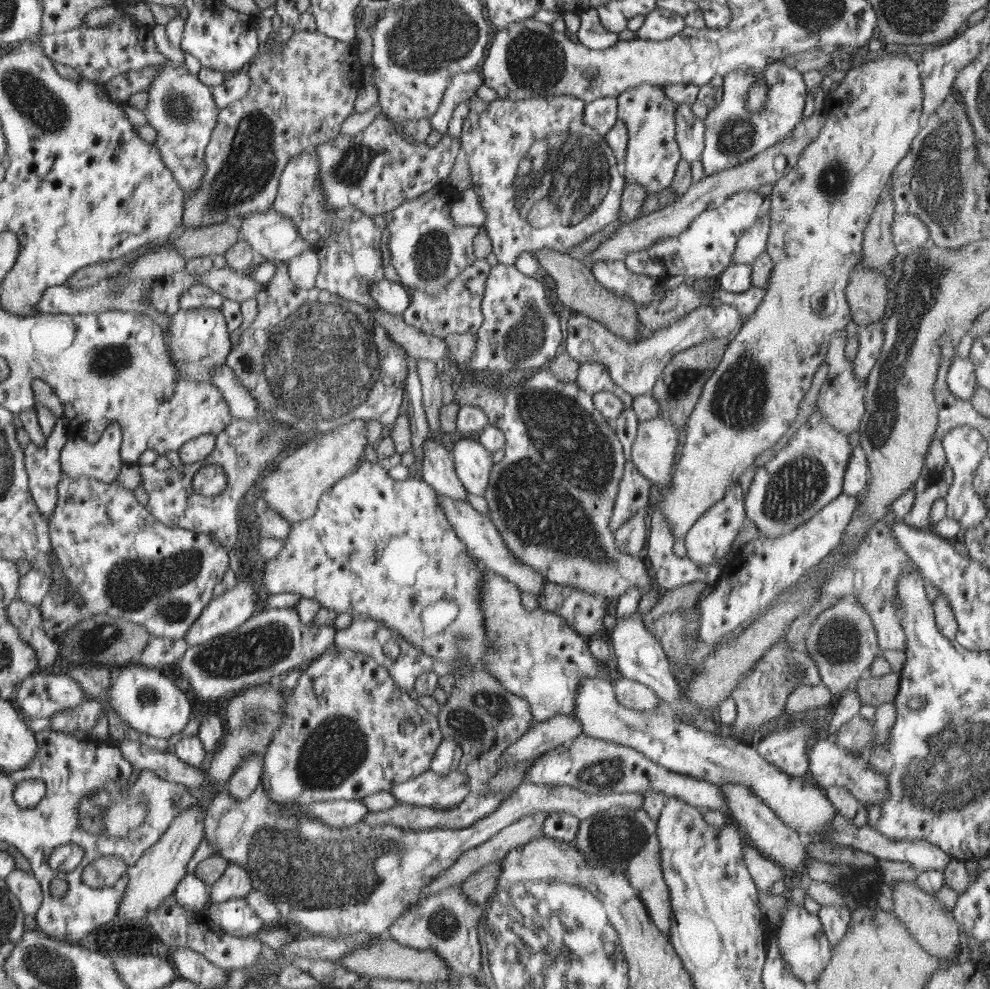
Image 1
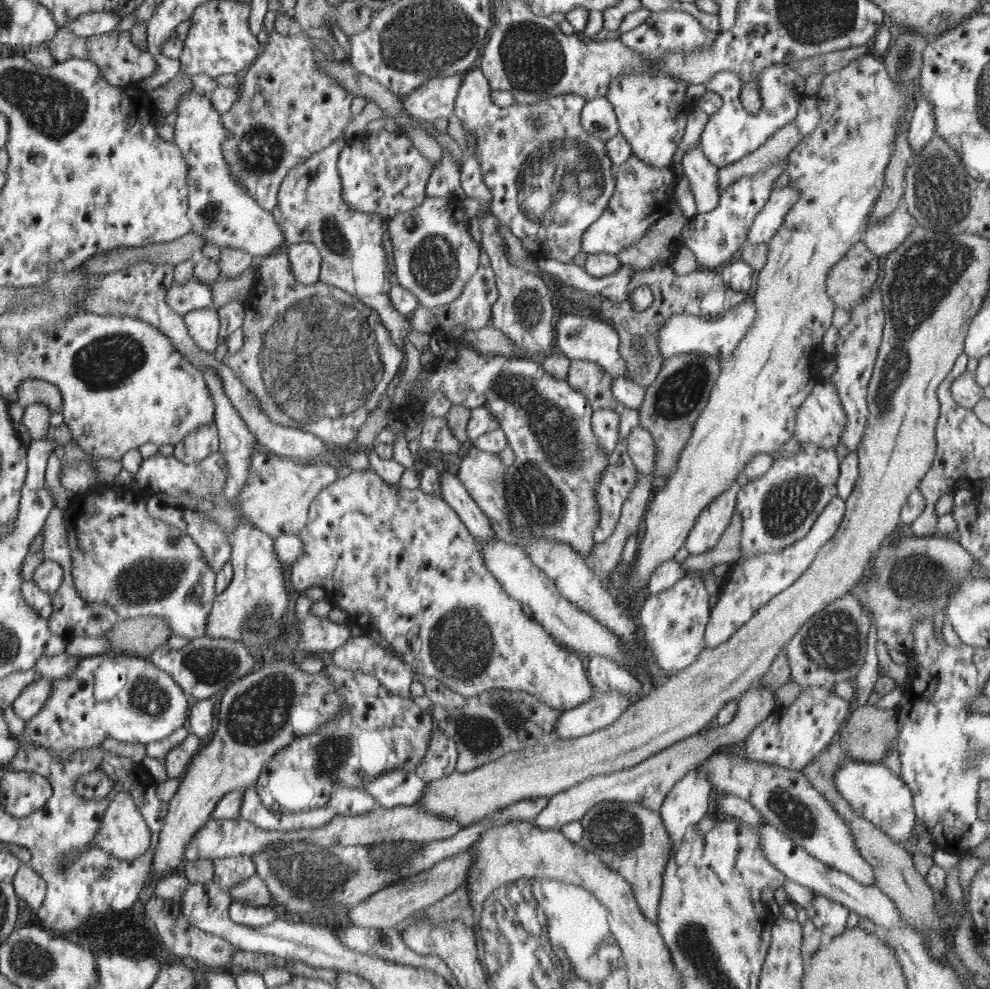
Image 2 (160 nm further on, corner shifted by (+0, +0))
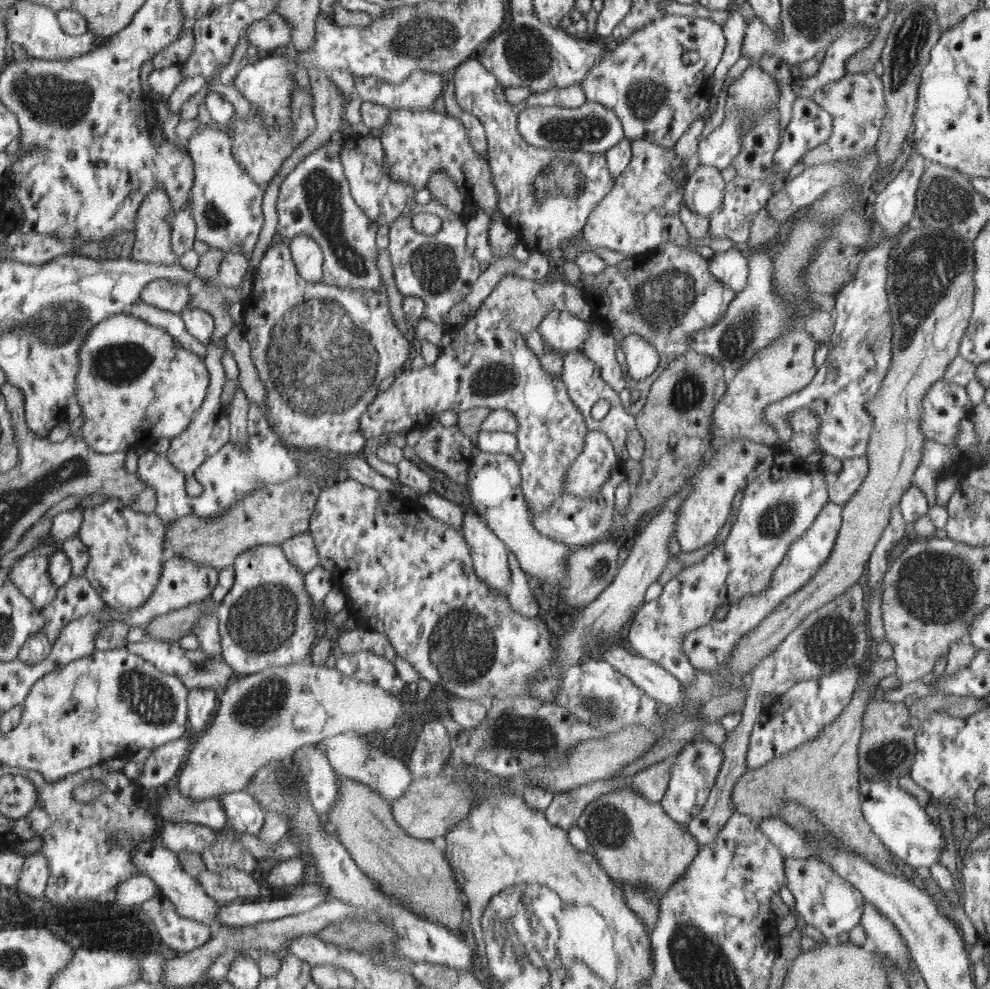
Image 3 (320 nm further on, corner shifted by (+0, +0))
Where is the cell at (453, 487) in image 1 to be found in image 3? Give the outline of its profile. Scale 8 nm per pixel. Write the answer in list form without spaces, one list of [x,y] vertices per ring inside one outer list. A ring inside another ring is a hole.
[[[475,511],[464,512],[461,532],[472,550],[476,573],[493,590],[500,590],[504,595],[508,592],[508,584],[511,584],[505,542],[494,534],[493,529]]]

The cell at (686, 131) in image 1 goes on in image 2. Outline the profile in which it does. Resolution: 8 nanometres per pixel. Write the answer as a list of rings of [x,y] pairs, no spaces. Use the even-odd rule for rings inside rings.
[[[699,143],[684,153],[681,164],[685,178],[690,182],[697,212],[708,213],[718,205],[721,196],[716,180],[719,169],[706,159]]]

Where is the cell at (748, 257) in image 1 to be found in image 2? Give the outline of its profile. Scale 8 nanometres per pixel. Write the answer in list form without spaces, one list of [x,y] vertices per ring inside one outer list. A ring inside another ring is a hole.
[[[788,187],[774,189],[749,228],[746,244],[768,243],[796,201],[798,201],[796,190]]]

